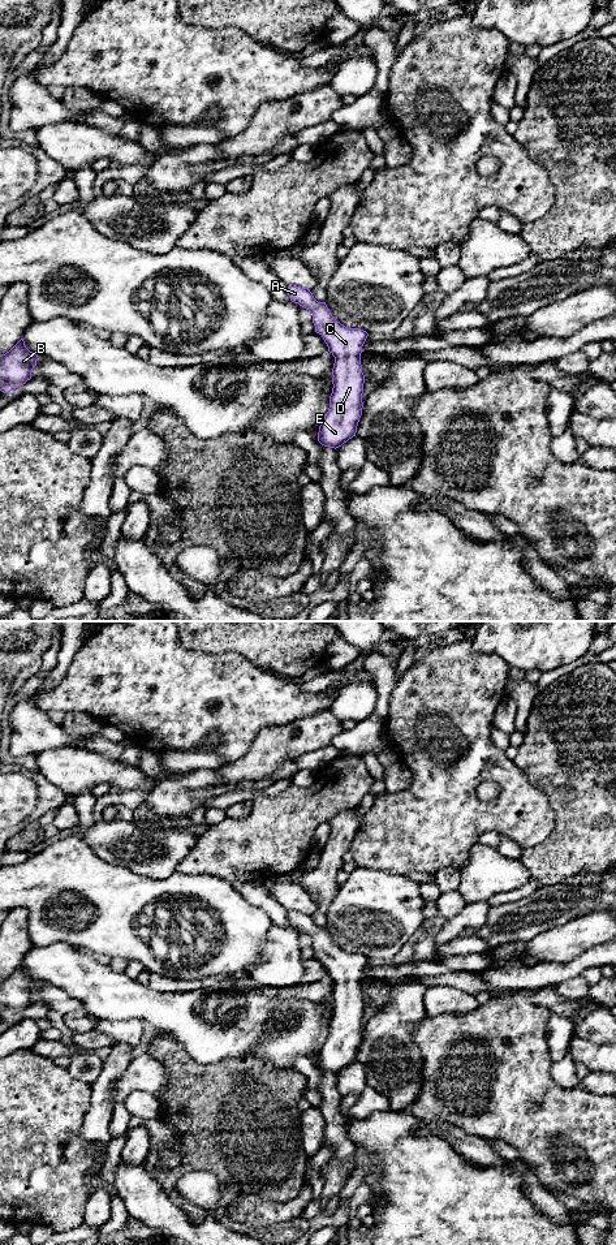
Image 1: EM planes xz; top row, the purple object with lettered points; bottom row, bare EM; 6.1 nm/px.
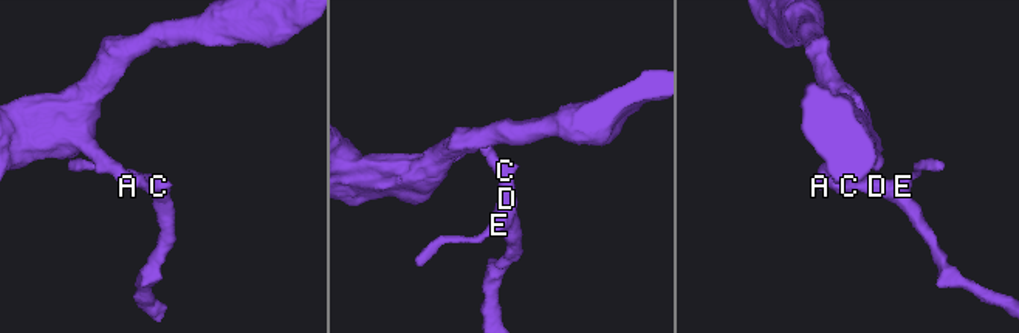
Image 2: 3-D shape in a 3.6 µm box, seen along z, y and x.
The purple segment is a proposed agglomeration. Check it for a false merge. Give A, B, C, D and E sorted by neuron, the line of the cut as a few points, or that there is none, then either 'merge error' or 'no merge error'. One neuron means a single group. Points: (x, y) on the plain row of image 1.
groups A B C D E; cut none; no merge error

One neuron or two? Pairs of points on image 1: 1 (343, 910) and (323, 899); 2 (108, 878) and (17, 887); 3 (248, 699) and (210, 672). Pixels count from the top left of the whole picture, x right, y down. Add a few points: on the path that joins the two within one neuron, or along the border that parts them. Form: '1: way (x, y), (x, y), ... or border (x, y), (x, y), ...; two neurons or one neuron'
1: border (340, 886), (327, 909), (324, 926); two neurons
2: way (86, 883), (39, 883); one neuron
3: way (238, 698), (219, 681); one neuron

